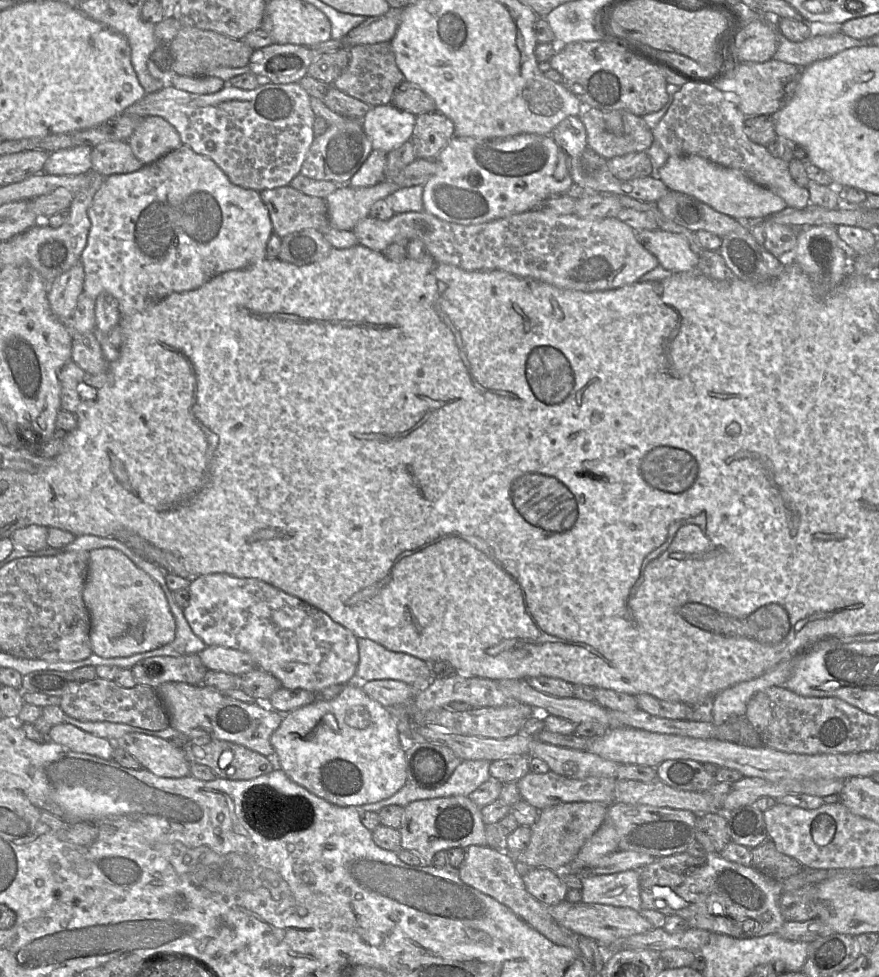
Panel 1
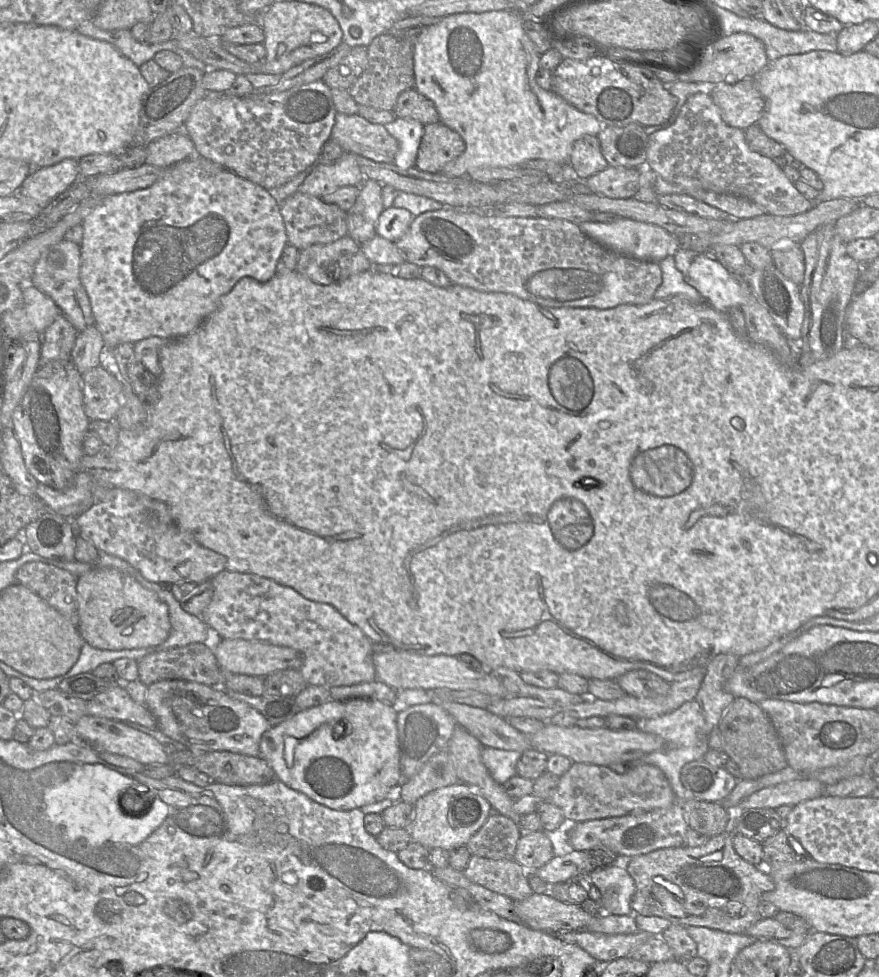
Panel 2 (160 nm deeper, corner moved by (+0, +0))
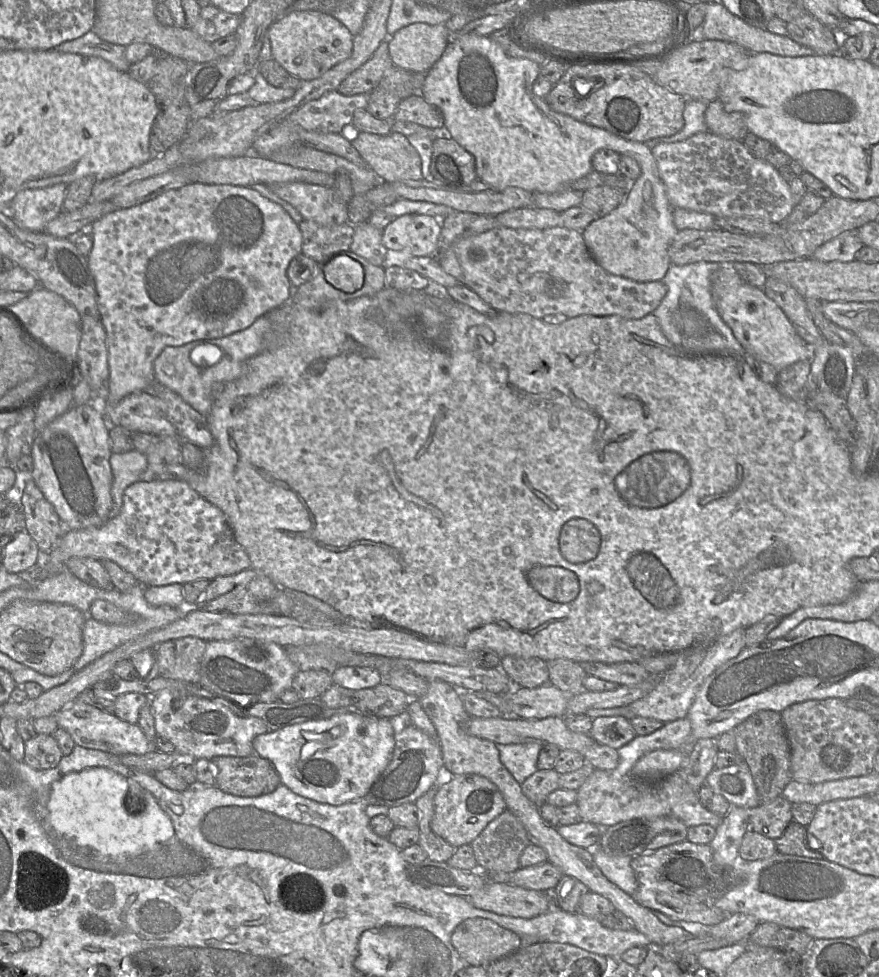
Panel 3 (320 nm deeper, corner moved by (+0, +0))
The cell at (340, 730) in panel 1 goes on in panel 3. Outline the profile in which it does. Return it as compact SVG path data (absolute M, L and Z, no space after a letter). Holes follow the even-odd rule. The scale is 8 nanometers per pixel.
M347 711L326 719L296 723L257 735L253 739L253 749L255 754L271 762L279 774L280 785L313 801L339 806L362 799L367 794L391 759L396 729L397 724L393 719Z

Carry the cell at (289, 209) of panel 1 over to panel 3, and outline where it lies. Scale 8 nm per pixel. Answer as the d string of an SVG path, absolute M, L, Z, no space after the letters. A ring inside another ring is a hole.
M303 219L299 223L302 233L302 253L317 263L325 263L333 256L350 249L354 225L344 223L325 226Z

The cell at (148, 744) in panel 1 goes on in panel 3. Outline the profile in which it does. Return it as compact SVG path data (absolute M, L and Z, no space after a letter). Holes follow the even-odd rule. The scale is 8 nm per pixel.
M73 701L64 709L54 714L58 726L64 728L77 745L85 748L97 749L114 755L146 754L155 748L155 740L150 741L140 726L126 722L114 713L109 713L94 706Z

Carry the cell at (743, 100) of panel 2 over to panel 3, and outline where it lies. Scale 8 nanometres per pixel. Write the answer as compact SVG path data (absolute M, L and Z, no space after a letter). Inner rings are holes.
M718 98L708 103L705 123L709 132L726 139L743 141L749 132L743 114L725 111Z

